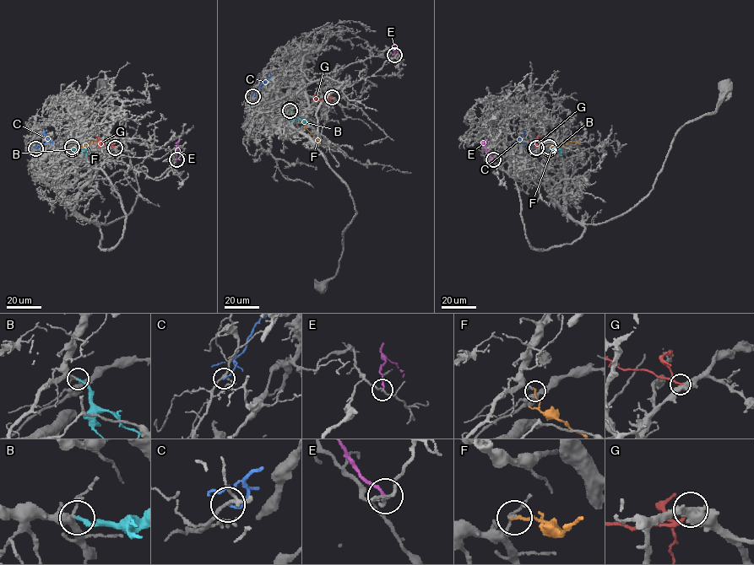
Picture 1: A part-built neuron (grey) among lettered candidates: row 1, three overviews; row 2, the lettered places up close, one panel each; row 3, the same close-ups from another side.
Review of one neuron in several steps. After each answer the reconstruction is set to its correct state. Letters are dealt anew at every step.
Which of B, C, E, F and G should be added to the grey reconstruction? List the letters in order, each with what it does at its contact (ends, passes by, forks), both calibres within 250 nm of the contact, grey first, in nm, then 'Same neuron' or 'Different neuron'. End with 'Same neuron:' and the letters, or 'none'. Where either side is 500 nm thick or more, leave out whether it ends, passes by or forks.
B: It ends there. Thickness 150 nm (grey) against 200 nm. Same neuron
C: It ends there. Thickness 190 nm (grey) against 150 nm. Different neuron
E: It ends there. Thickness 140 nm (grey) against 180 nm. Different neuron
F: It ends there. Thickness 110 nm (grey) against 160 nm. Different neuron
G: Thickness 500 nm (grey) against 180 nm. Different neuron
Same neuron: B

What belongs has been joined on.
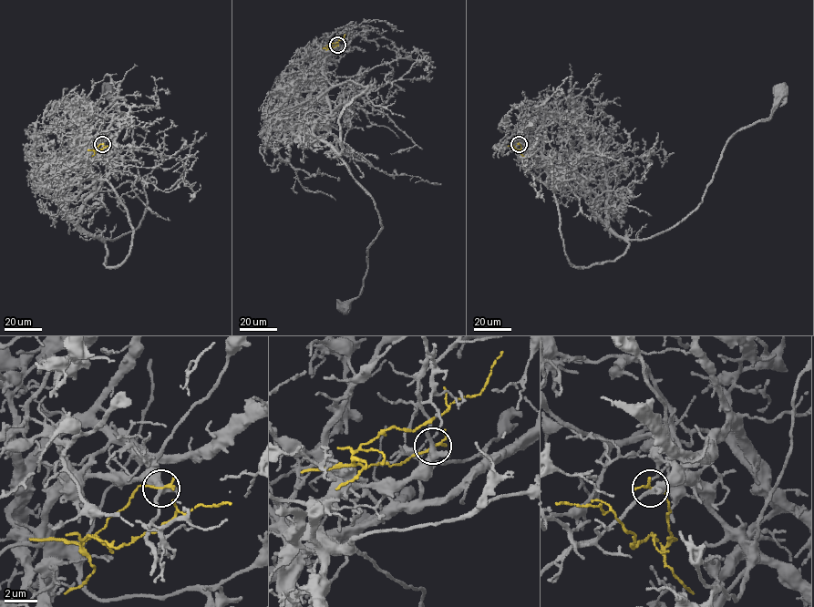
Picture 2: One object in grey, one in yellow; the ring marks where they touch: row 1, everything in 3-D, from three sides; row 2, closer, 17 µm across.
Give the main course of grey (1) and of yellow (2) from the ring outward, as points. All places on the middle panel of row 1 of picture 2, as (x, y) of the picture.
1: (337, 46), (324, 53), (330, 113), (313, 134), (371, 198), (381, 228), (368, 245), (361, 292), (346, 304)
2: (337, 46), (328, 46), (345, 35)

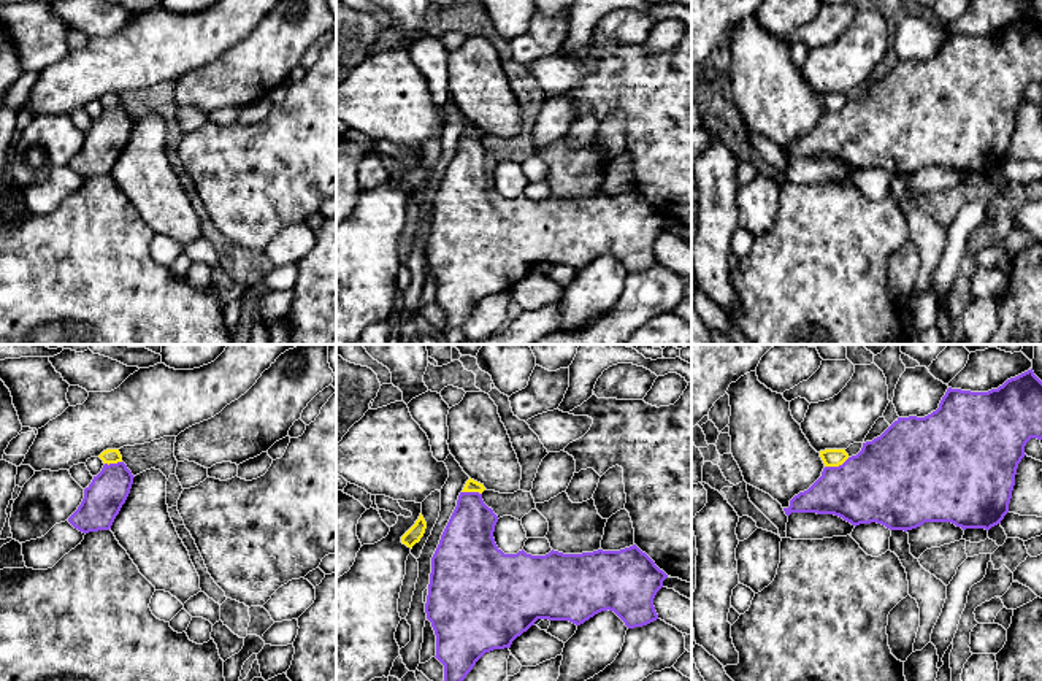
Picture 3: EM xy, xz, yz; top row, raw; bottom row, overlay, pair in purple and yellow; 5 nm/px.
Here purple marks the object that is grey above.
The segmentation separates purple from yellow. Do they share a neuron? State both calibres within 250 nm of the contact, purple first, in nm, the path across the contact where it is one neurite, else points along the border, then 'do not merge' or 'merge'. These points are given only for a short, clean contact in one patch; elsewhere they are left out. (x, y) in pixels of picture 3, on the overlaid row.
400 nm thick on the purple side, 100 nm on the other; border along yz (849, 457), (838, 465), (825, 467); do not merge

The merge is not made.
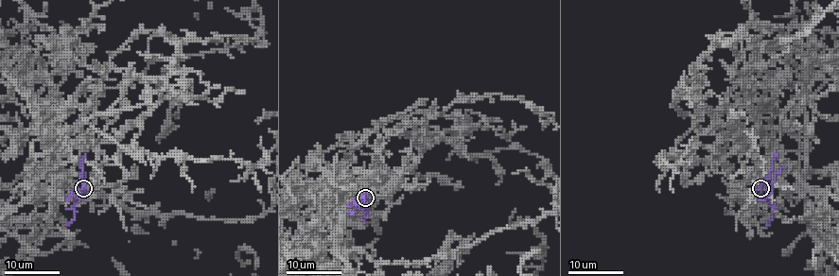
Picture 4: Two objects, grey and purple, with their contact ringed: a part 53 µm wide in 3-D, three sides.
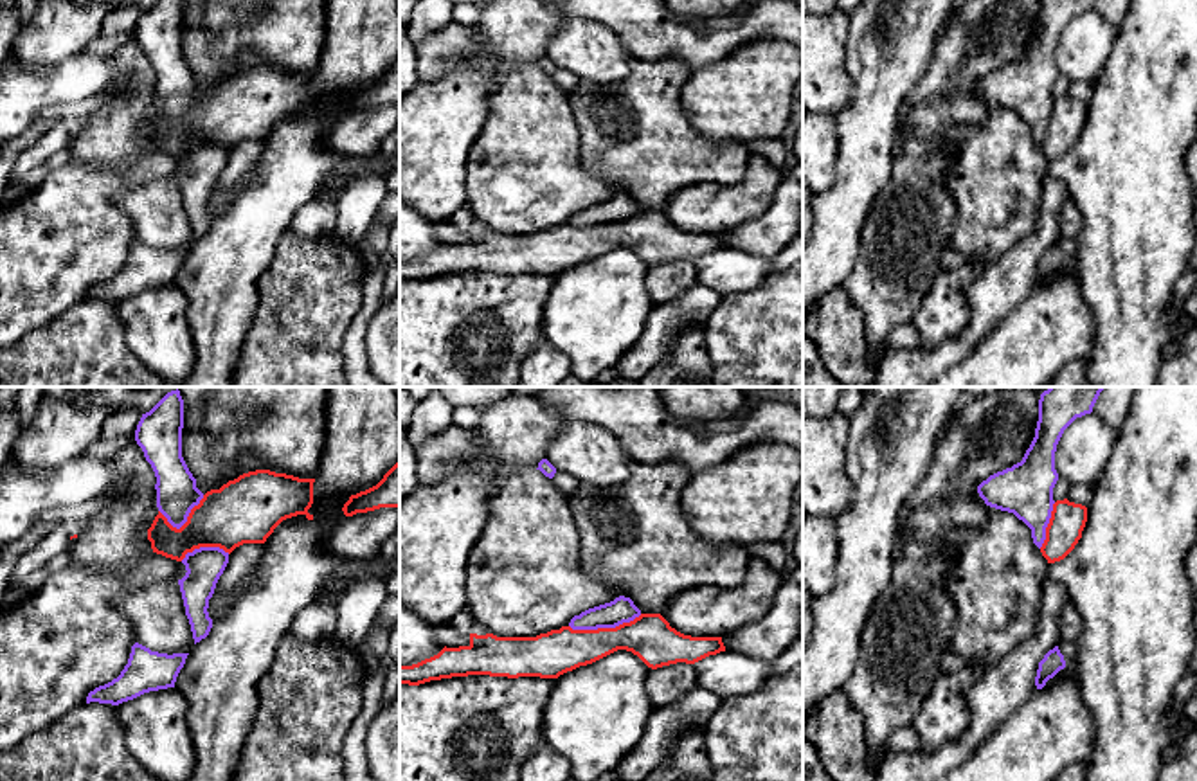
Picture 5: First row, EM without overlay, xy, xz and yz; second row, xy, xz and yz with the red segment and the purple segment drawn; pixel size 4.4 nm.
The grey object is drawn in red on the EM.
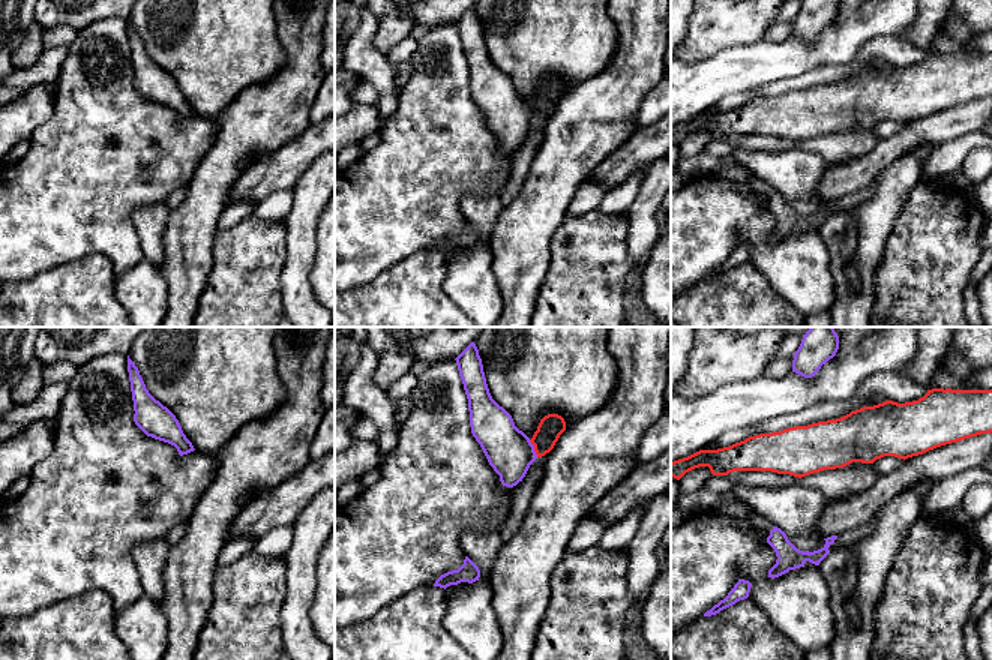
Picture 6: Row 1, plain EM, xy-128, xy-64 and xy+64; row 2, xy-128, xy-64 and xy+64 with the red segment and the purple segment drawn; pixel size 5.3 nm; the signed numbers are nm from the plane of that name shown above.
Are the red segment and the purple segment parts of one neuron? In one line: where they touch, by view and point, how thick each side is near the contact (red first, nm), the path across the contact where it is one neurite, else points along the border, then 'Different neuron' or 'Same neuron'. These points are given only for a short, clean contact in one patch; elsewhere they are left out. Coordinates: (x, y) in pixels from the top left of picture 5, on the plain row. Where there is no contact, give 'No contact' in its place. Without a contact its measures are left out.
Touches red at xz (605, 225). Thickness 200 nm (red) against 120 nm. Boundary: xz (641, 211), (614, 224), (569, 224). Different neuron

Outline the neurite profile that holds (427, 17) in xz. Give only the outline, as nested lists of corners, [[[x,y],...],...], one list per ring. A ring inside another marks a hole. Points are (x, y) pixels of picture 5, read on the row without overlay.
[[[416,0],[409,22],[407,34],[414,43],[423,41],[430,34],[452,22],[454,4],[450,0]]]

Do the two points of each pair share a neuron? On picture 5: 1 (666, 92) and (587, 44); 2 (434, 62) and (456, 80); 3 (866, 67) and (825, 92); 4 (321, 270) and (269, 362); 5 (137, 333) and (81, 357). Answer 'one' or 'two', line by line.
1: two
2: two
3: two
4: one
5: two

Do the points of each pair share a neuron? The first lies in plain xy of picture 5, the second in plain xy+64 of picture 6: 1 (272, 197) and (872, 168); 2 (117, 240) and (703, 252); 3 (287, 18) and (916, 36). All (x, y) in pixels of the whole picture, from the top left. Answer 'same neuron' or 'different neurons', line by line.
1: different neurons
2: same neuron
3: same neuron

